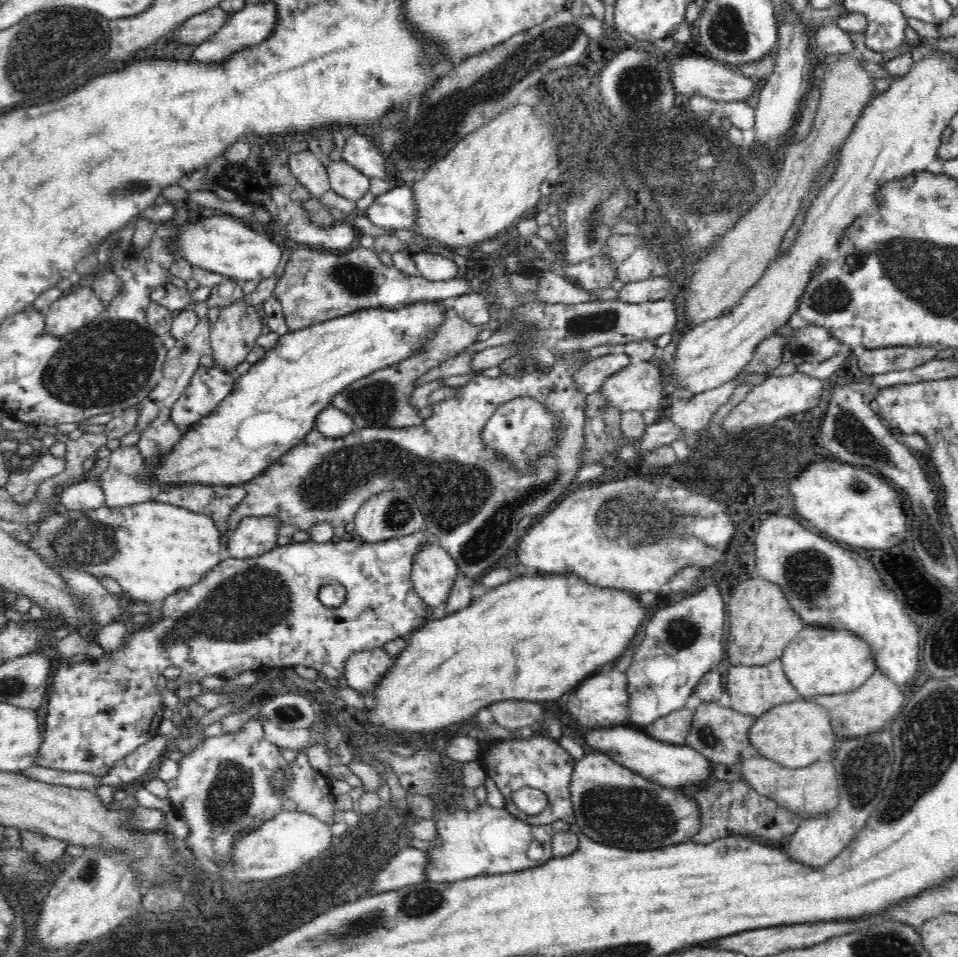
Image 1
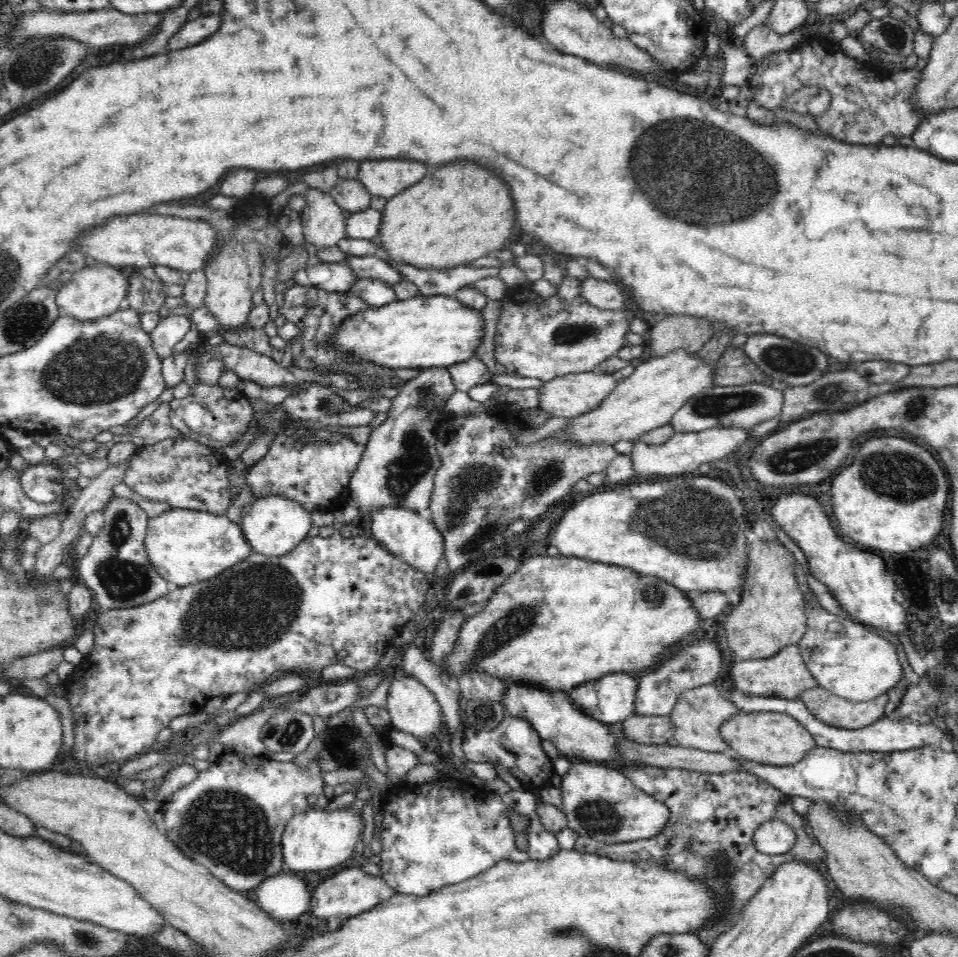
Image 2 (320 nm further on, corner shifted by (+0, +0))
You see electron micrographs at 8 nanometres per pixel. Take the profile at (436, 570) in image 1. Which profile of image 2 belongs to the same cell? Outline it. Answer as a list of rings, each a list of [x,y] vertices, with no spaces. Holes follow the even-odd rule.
[[[382,507],[371,514],[372,538],[382,543],[382,546],[394,556],[402,559],[418,572],[423,572],[431,578],[443,565],[443,535],[437,530],[431,519],[422,517],[410,508]]]

